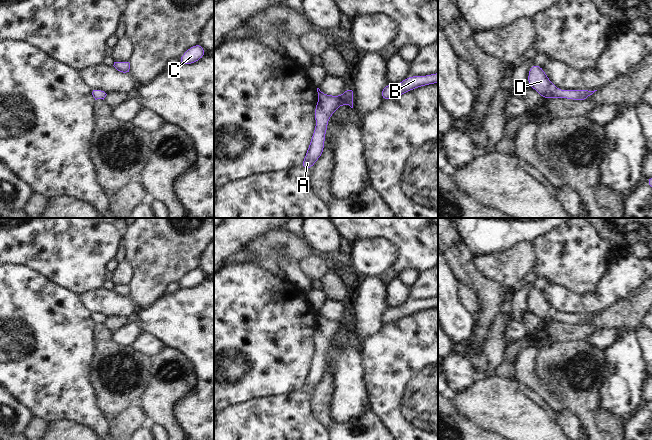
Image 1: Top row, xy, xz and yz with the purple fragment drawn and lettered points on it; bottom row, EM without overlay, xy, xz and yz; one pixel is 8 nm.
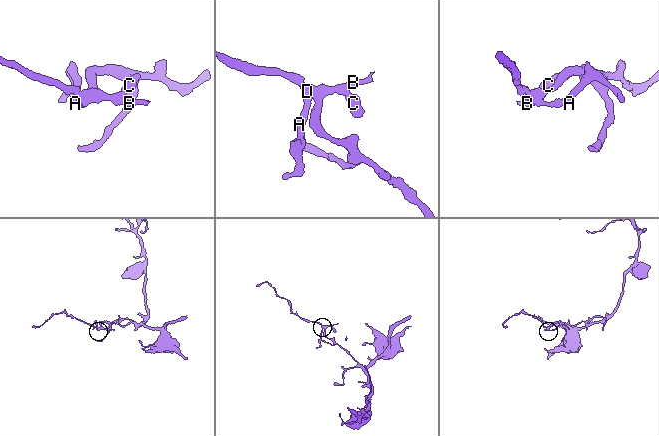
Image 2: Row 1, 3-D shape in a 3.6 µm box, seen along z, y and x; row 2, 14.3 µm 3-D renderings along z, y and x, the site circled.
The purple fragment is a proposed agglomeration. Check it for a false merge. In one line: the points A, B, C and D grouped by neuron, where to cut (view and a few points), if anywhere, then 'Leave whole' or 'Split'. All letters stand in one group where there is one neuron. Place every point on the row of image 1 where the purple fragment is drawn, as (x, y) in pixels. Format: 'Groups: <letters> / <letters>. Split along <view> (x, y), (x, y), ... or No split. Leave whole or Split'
Groups: A B C D. No split. Leave whole.

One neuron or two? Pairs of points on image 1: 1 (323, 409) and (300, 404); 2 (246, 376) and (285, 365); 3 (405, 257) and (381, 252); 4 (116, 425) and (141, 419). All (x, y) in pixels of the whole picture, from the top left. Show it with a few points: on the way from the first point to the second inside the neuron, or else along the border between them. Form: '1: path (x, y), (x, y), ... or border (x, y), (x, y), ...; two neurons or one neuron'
1: border (309, 394), (311, 414), (323, 425); two neurons
2: path (256, 366), (275, 365); one neuron
3: border (380, 238), (395, 249), (393, 265); two neurons
4: path (122, 425), (131, 419), (135, 419); one neuron

